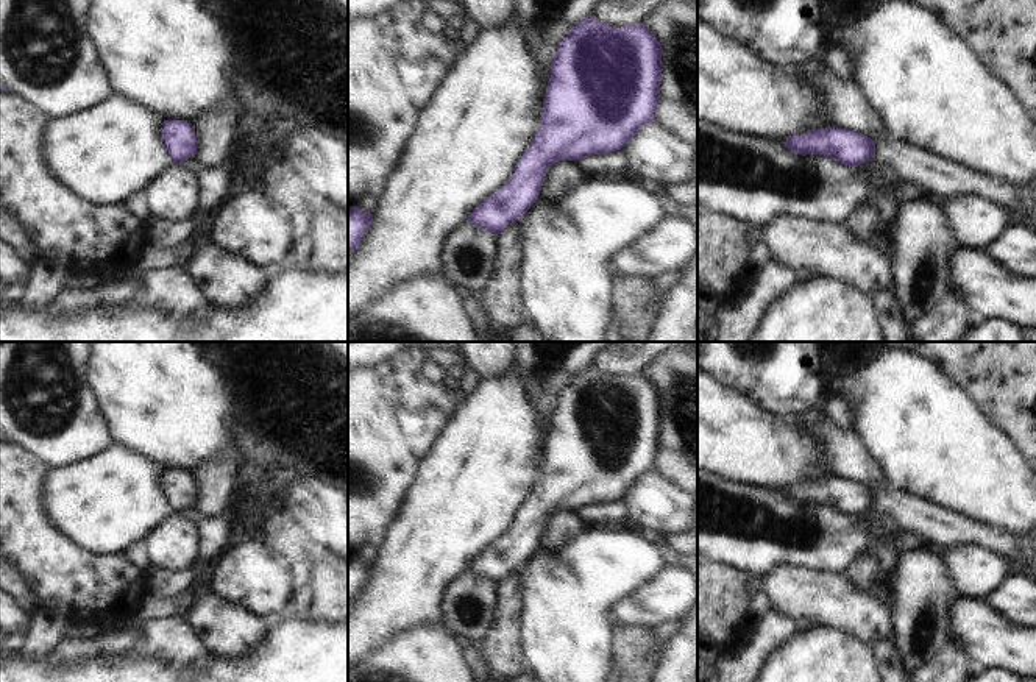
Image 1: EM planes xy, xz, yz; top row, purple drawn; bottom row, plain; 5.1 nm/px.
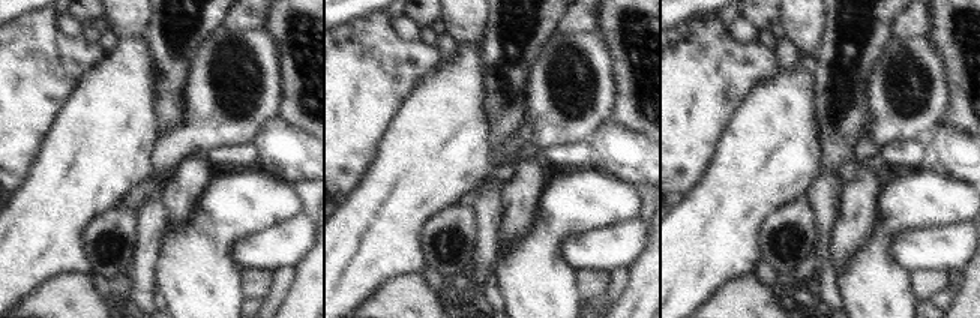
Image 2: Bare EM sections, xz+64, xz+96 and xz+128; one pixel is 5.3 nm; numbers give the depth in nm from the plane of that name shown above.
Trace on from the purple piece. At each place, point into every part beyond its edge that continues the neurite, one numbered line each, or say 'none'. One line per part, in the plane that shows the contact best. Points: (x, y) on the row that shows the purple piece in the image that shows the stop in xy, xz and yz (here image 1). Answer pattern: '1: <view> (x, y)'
none

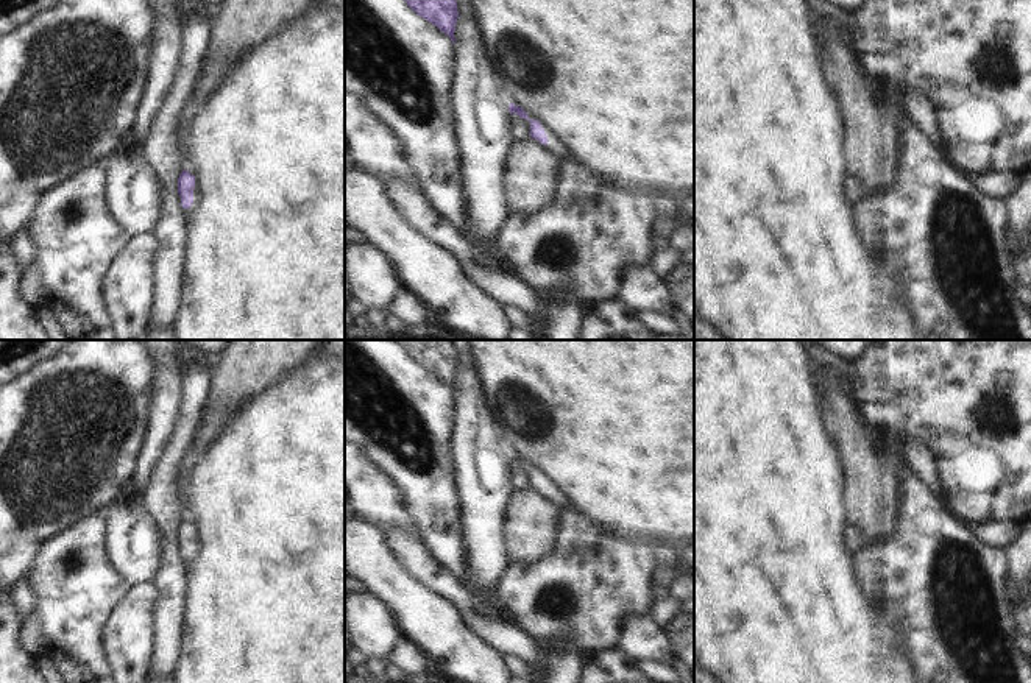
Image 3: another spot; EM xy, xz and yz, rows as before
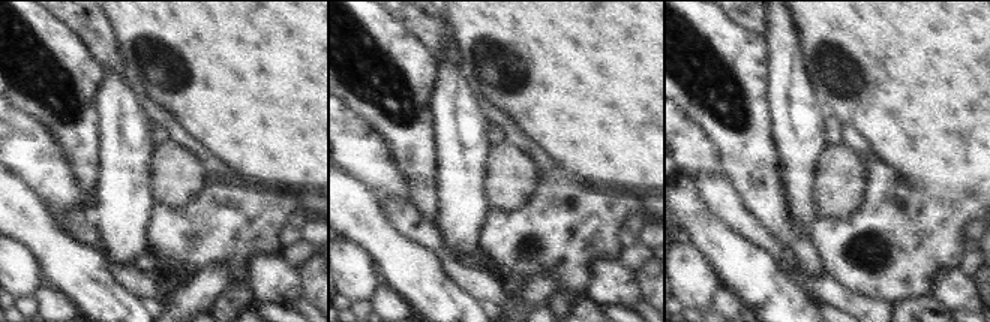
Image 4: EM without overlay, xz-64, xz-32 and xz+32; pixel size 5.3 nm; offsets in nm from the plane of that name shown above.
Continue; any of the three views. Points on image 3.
1: xz (554, 144)

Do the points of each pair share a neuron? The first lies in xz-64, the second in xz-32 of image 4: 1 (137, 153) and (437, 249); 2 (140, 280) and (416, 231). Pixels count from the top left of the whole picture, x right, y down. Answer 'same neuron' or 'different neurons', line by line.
1: different neurons
2: same neuron

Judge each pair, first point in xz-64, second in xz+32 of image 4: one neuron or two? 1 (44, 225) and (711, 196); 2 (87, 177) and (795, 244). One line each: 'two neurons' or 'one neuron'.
1: two neurons
2: one neuron

